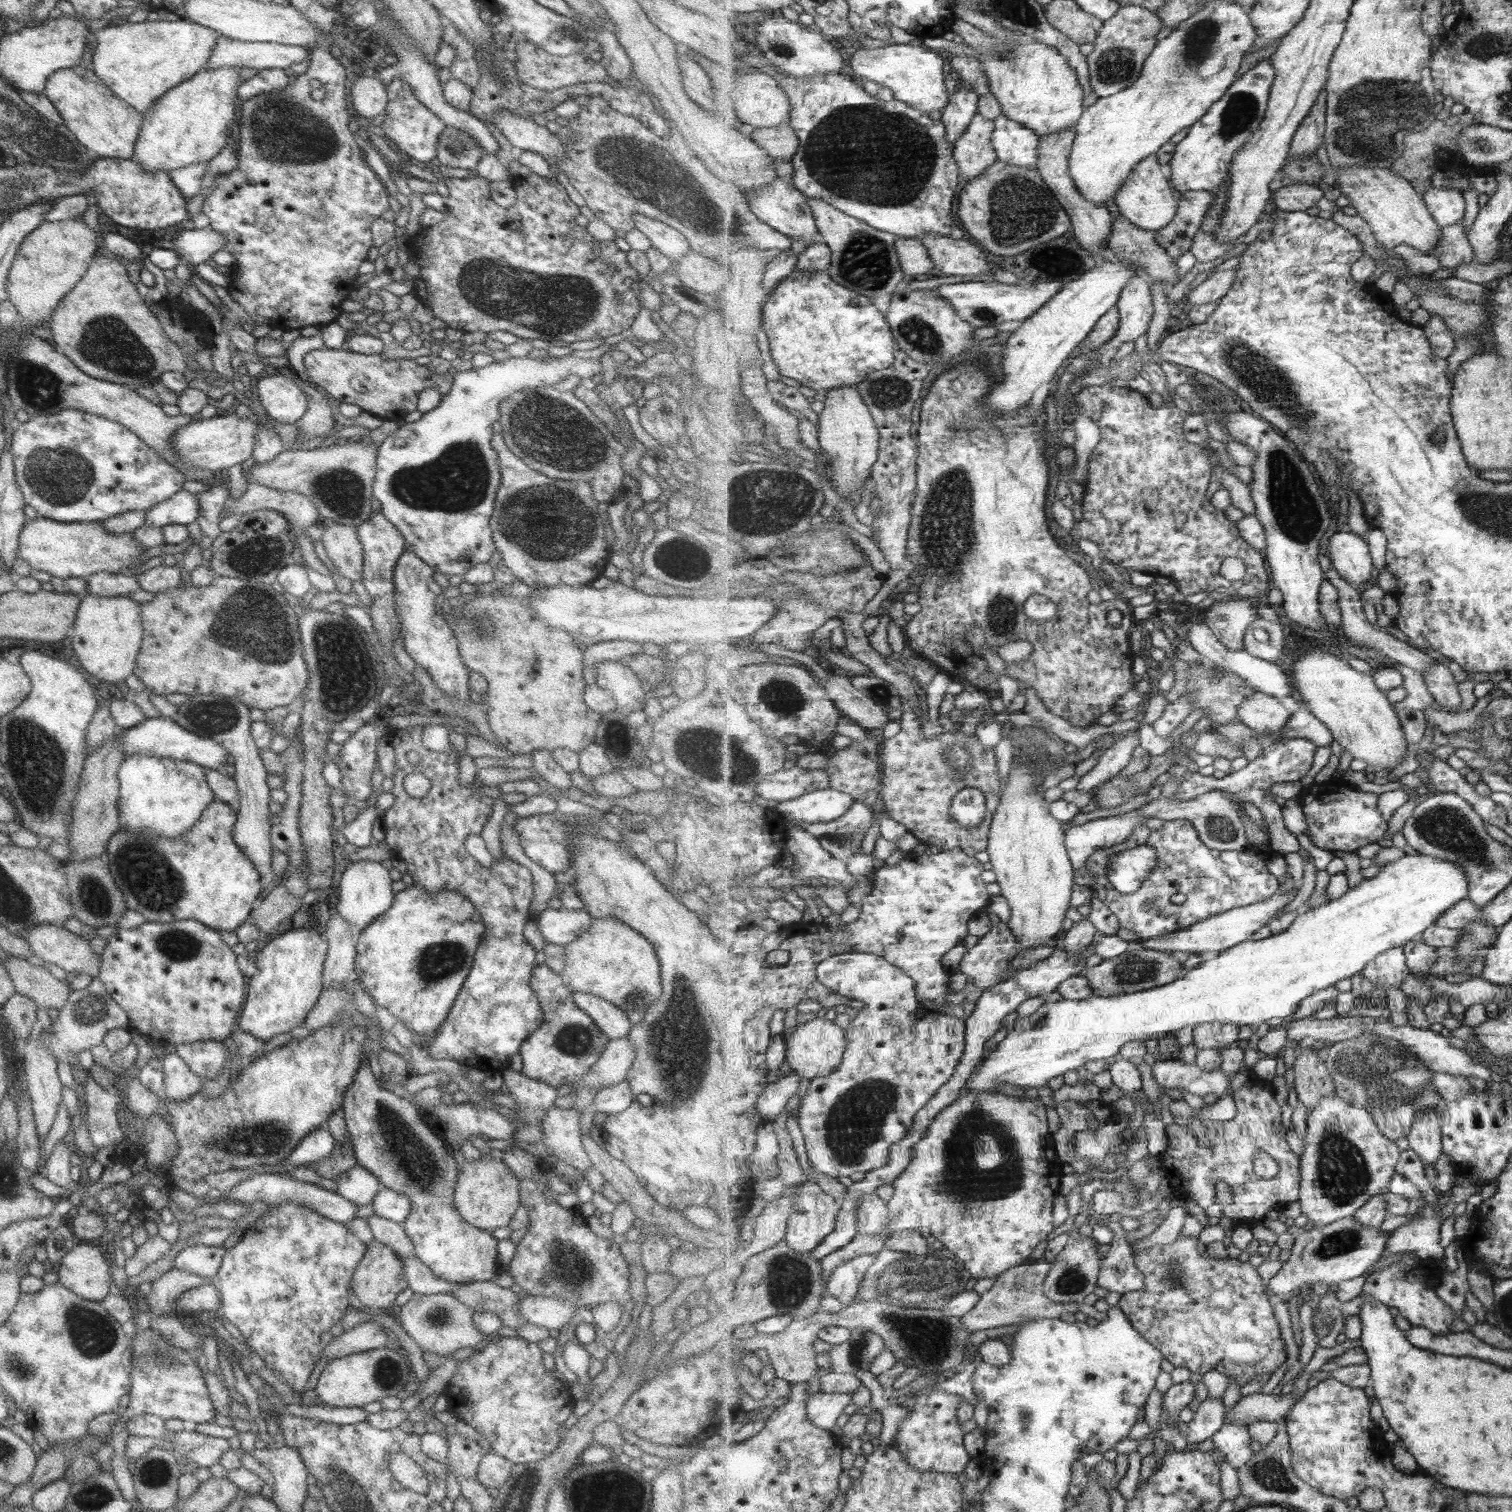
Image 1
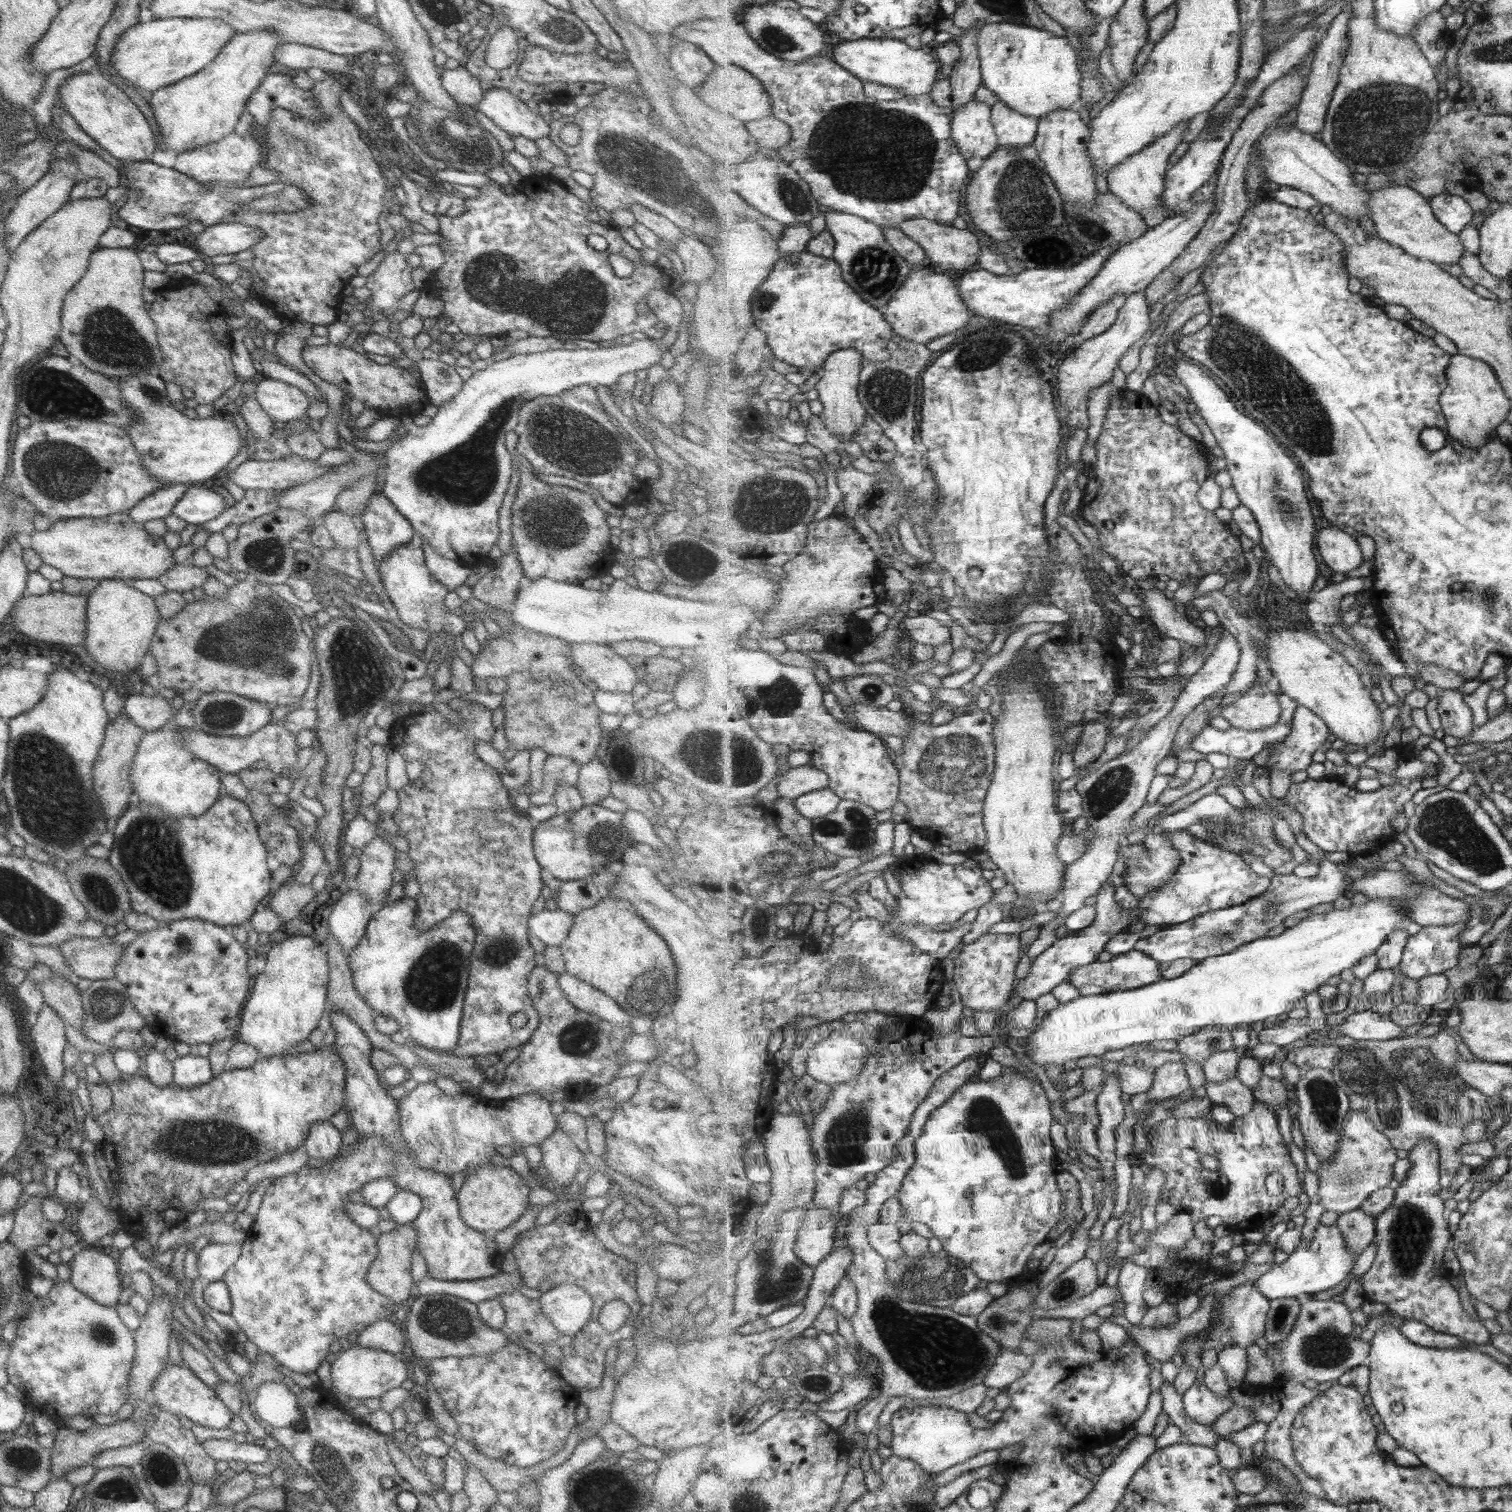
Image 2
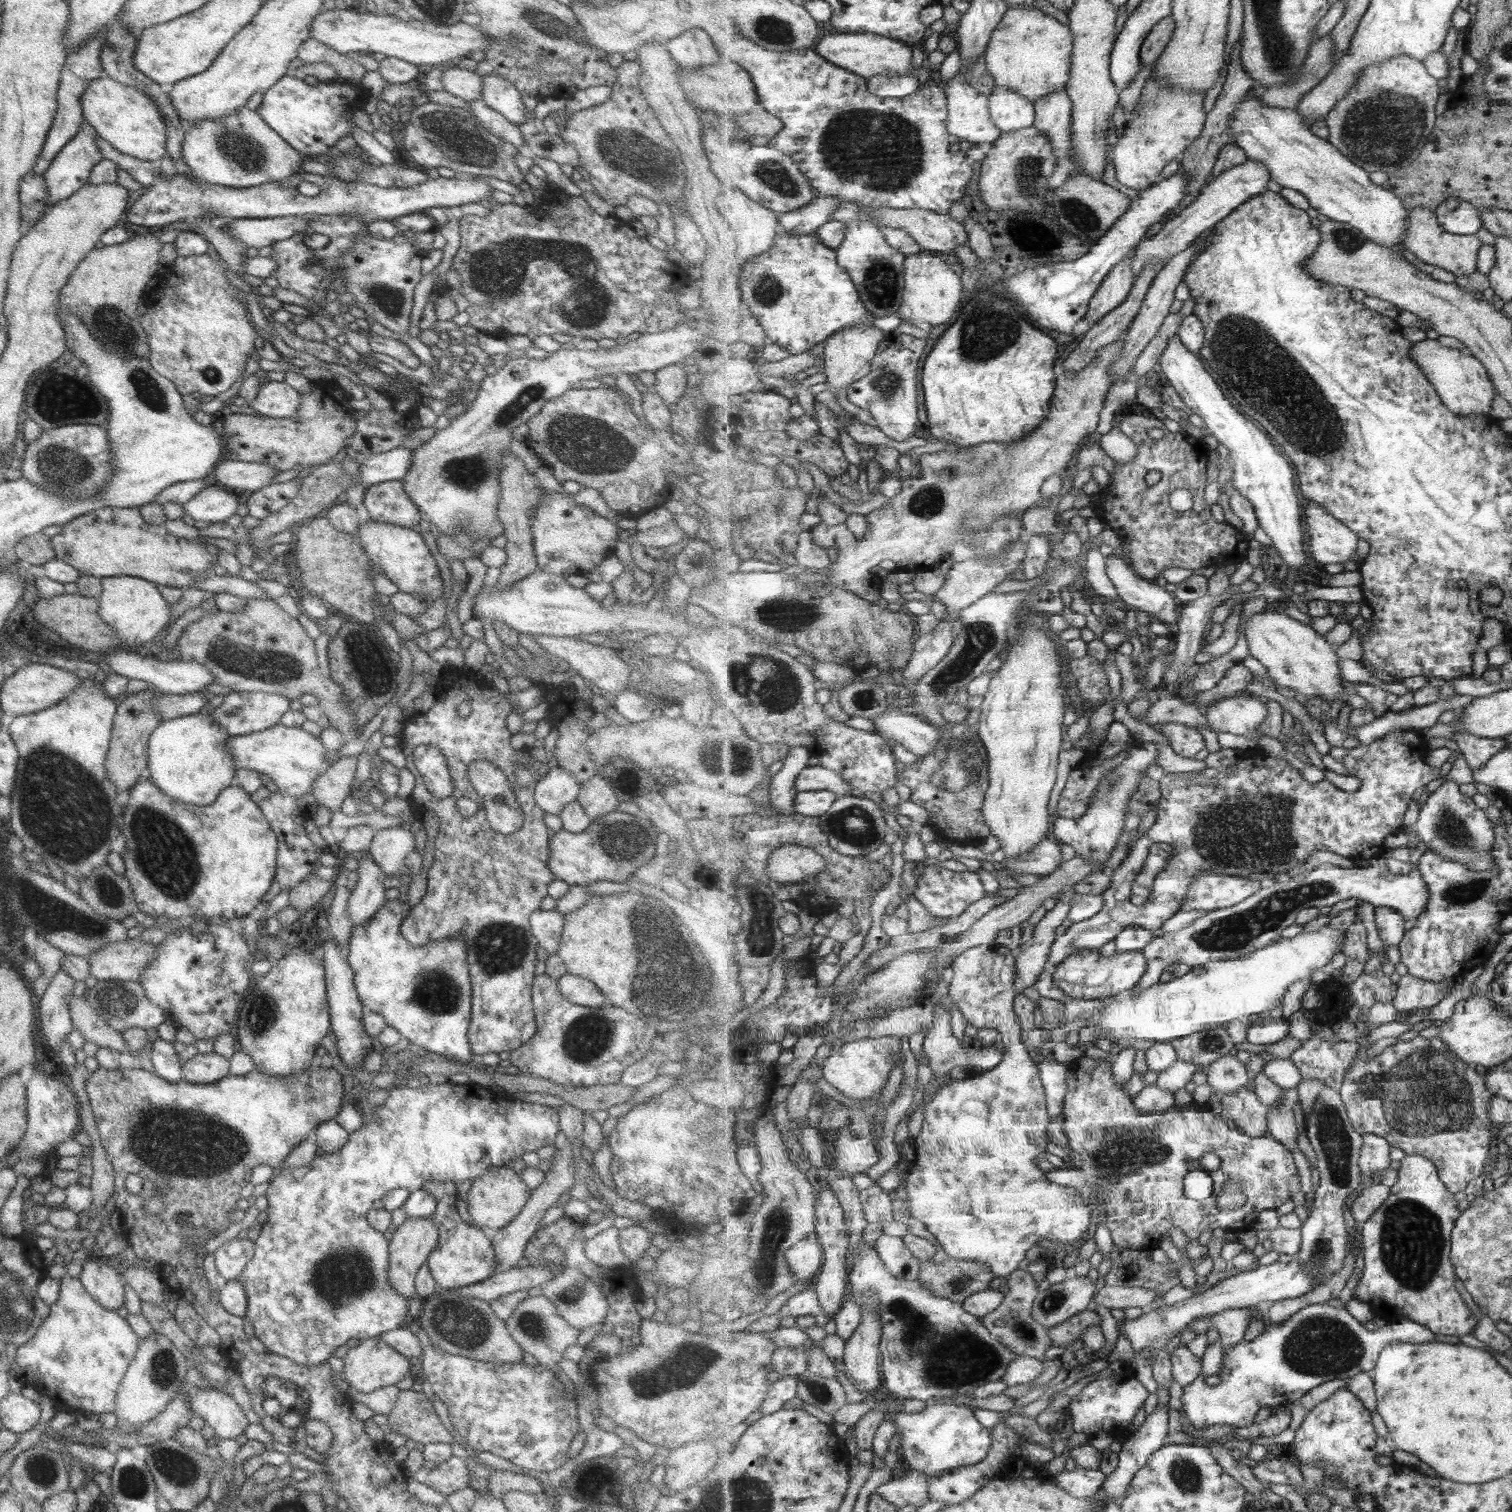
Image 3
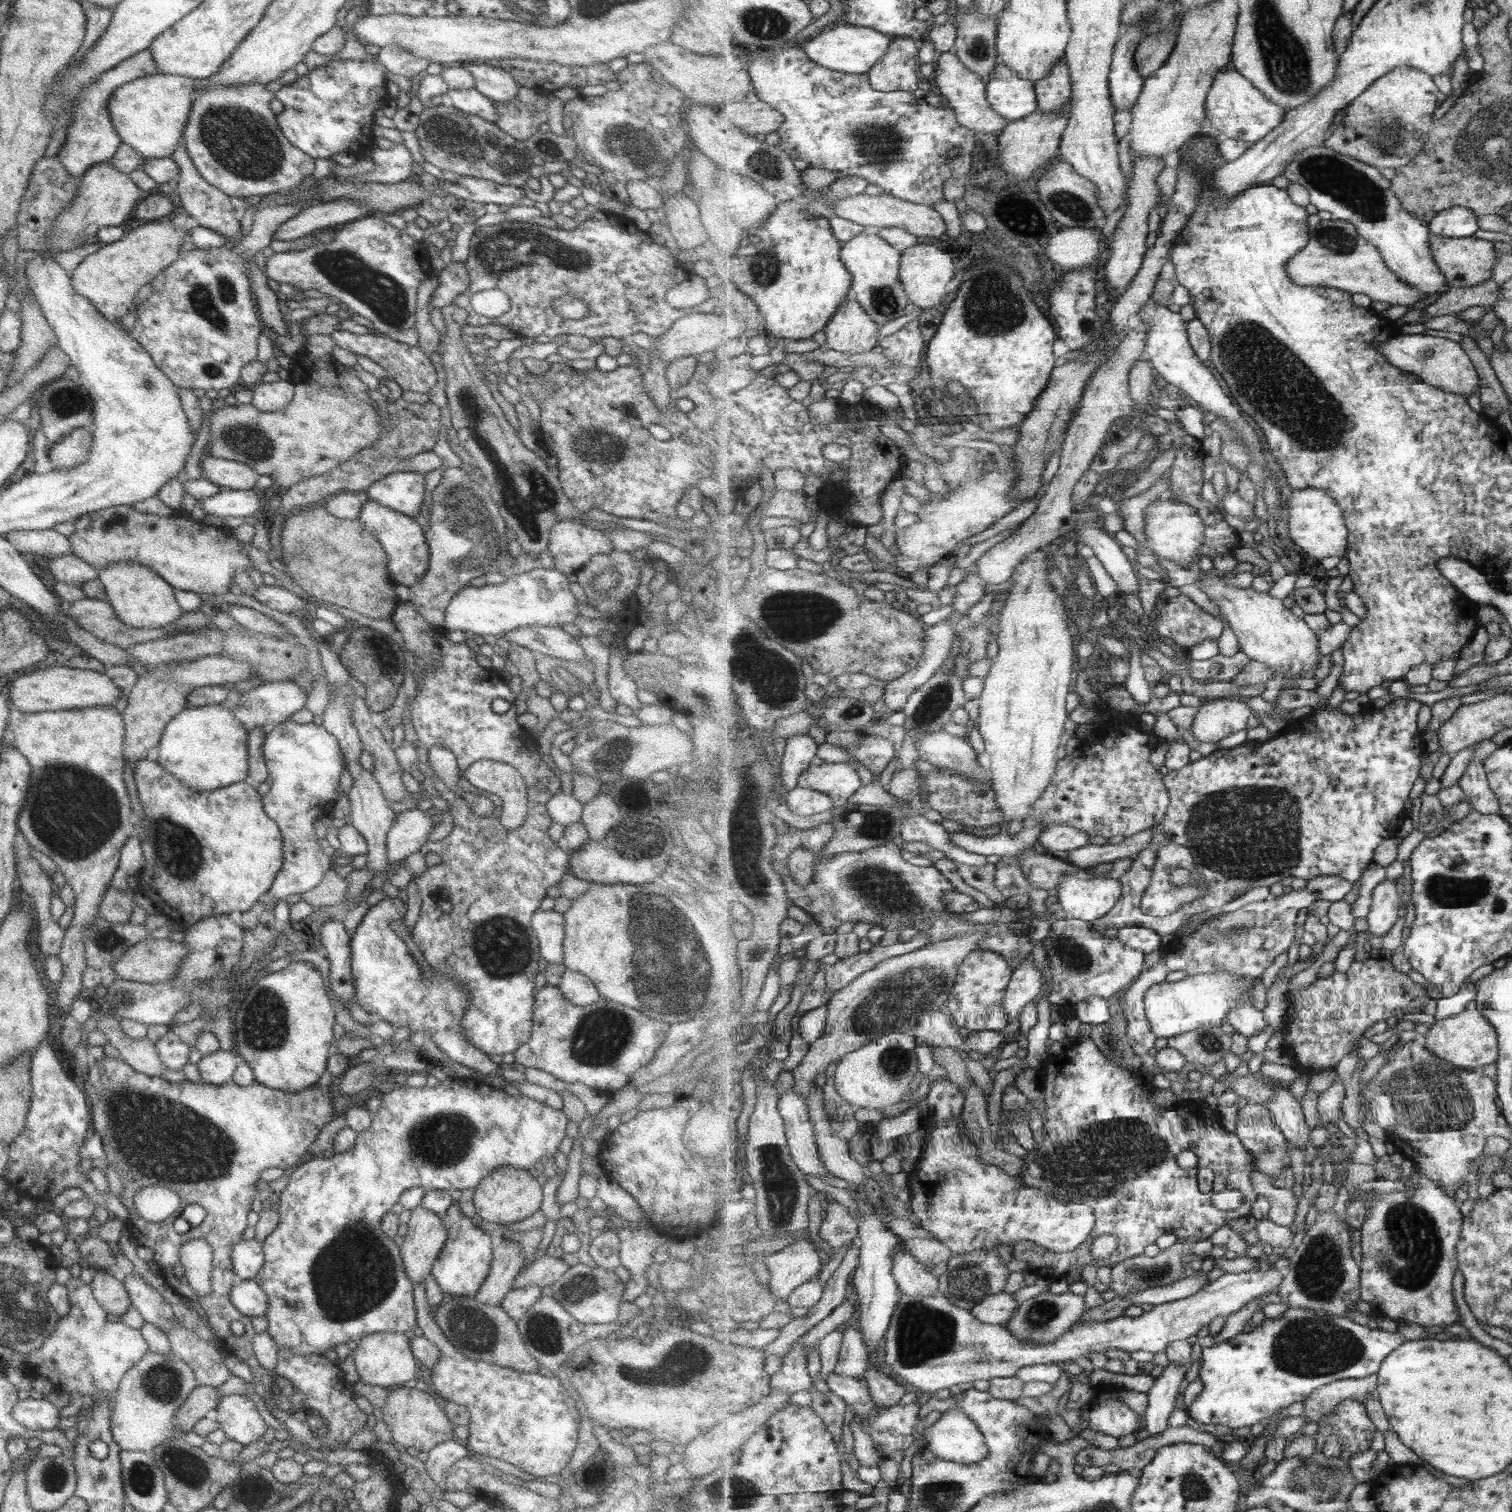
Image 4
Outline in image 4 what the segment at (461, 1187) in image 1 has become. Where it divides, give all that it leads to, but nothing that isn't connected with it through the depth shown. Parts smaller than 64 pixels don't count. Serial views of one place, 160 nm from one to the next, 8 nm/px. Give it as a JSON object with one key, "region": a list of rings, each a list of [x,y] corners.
{"region":[[[499,1167],[484,1176],[474,1188],[471,1204],[480,1220],[489,1224],[508,1227],[522,1221],[539,1210],[541,1203],[541,1185],[526,1170],[513,1167]]]}

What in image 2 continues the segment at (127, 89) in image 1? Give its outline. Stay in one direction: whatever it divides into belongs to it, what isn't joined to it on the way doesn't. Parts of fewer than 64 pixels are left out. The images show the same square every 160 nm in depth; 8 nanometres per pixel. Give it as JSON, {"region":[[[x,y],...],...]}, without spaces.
{"region":[[[164,18],[138,22],[115,41],[110,65],[127,86],[149,94],[194,75],[217,56],[233,35],[234,30],[221,19]]]}

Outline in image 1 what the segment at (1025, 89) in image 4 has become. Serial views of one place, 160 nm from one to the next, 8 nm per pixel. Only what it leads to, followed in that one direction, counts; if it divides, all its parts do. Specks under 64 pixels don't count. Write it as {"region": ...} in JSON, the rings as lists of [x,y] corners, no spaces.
{"region":[[[1005,113],[1000,114],[994,123],[992,144],[999,160],[1020,167],[1036,168],[1041,136],[1019,121],[1011,120]]]}

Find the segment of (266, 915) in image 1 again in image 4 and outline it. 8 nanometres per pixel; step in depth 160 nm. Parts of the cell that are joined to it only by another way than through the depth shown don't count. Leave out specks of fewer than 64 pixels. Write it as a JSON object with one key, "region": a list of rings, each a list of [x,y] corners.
{"region":[[[332,867],[323,874],[317,886],[300,894],[300,900],[307,901],[315,909],[320,906],[329,907],[342,902],[346,897],[347,889],[347,881],[338,876]]]}

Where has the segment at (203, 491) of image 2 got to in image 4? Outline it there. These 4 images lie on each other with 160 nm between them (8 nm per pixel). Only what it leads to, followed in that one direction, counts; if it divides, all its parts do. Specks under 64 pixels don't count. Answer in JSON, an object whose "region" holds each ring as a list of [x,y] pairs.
{"region":[[[221,489],[217,494],[200,500],[201,508],[205,514],[219,516],[221,518],[251,517],[259,512],[261,500],[252,489]]]}

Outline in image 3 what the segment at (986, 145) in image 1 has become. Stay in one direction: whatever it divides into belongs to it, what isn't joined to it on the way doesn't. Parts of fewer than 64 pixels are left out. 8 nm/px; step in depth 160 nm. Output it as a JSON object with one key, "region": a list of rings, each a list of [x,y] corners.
{"region":[[[960,73],[950,78],[943,89],[949,109],[949,116],[946,121],[951,134],[960,136],[963,140],[968,140],[974,145],[981,144],[981,142],[990,142],[993,145],[1003,132],[992,119],[988,96],[980,93],[979,89],[975,88]]]}

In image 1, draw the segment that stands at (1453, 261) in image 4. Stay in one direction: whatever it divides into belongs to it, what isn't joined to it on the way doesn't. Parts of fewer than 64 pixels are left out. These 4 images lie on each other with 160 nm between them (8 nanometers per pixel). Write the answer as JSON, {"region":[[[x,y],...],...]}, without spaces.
{"region":[[[1358,164],[1340,169],[1337,176],[1341,194],[1349,197],[1357,214],[1372,226],[1379,243],[1389,249],[1406,244],[1425,255],[1439,247],[1442,226],[1427,208],[1423,194],[1405,176],[1390,168],[1363,168]]]}

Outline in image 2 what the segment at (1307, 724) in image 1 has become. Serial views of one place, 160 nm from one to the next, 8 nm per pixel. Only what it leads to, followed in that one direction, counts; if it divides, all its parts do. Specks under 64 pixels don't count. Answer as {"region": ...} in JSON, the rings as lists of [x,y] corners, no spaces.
{"region":[[[1293,719],[1287,723],[1259,731],[1231,728],[1219,731],[1208,725],[1193,740],[1193,749],[1203,755],[1219,753],[1231,760],[1251,760],[1255,754],[1273,744],[1283,742],[1293,732]]]}

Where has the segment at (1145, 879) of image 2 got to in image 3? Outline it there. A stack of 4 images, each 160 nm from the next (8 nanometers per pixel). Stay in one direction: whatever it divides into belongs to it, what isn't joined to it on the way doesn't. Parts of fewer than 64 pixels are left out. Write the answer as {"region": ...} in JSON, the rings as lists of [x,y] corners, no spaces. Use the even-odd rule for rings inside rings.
{"region":[[[1411,728],[1411,730],[1389,732],[1373,744],[1361,743],[1354,749],[1331,747],[1329,755],[1341,763],[1350,776],[1361,779],[1361,786],[1355,792],[1345,792],[1325,779],[1314,785],[1306,784],[1301,771],[1295,770],[1287,760],[1271,758],[1258,748],[1240,751],[1237,763],[1227,774],[1215,768],[1205,768],[1203,775],[1213,779],[1215,786],[1191,784],[1191,781],[1187,780],[1187,773],[1167,773],[1159,781],[1163,799],[1156,810],[1155,823],[1133,842],[1131,852],[1109,875],[1111,884],[1103,891],[1104,909],[1092,919],[1072,923],[1067,930],[1057,936],[1049,955],[1048,971],[1055,971],[1058,964],[1081,950],[1100,949],[1107,942],[1117,939],[1121,931],[1125,931],[1126,928],[1143,927],[1152,931],[1161,928],[1169,918],[1173,918],[1179,910],[1183,909],[1189,887],[1199,873],[1205,873],[1205,871],[1223,873],[1260,881],[1263,878],[1275,878],[1279,873],[1287,873],[1291,868],[1299,867],[1317,850],[1328,851],[1357,862],[1381,857],[1385,852],[1383,846],[1385,839],[1389,835],[1402,832],[1403,818],[1405,818],[1405,812],[1409,810],[1413,794],[1419,788],[1425,787],[1428,782],[1441,778],[1440,768],[1430,769],[1425,762],[1427,744],[1421,731]],[[1158,842],[1172,844],[1175,847],[1175,853],[1169,859],[1167,869],[1157,876],[1149,900],[1143,906],[1137,906],[1131,900],[1132,886],[1145,867],[1151,847]]]}

